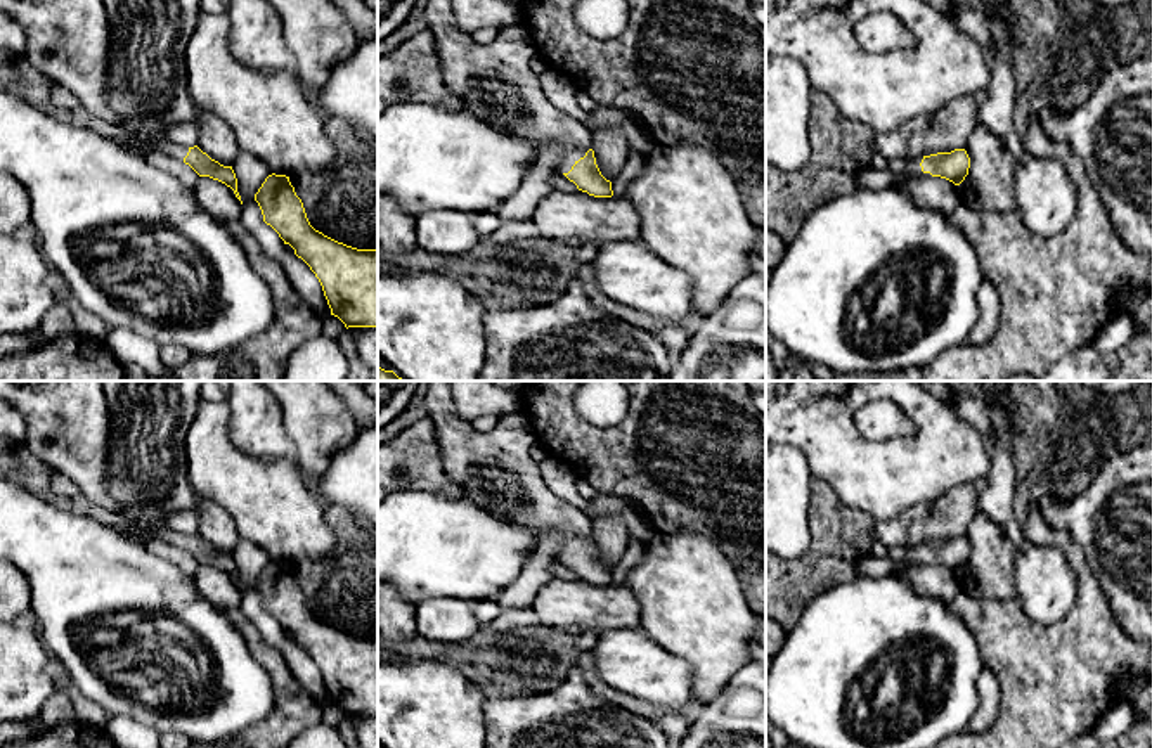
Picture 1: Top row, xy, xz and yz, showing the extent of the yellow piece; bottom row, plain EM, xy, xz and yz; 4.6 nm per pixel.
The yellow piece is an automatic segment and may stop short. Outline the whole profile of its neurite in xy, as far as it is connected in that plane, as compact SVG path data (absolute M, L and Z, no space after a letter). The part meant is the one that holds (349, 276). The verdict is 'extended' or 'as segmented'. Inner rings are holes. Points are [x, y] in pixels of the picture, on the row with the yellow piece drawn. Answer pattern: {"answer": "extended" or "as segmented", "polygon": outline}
{"answer": "as segmented", "polygon": "M269 175L255 194L263 222L319 279L331 315L345 327L378 327L378 249L357 249L315 230L286 175Z"}

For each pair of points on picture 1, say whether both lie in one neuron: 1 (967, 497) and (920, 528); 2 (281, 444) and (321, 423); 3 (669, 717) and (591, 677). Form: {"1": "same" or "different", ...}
{"1": "same", "2": "different", "3": "same"}

